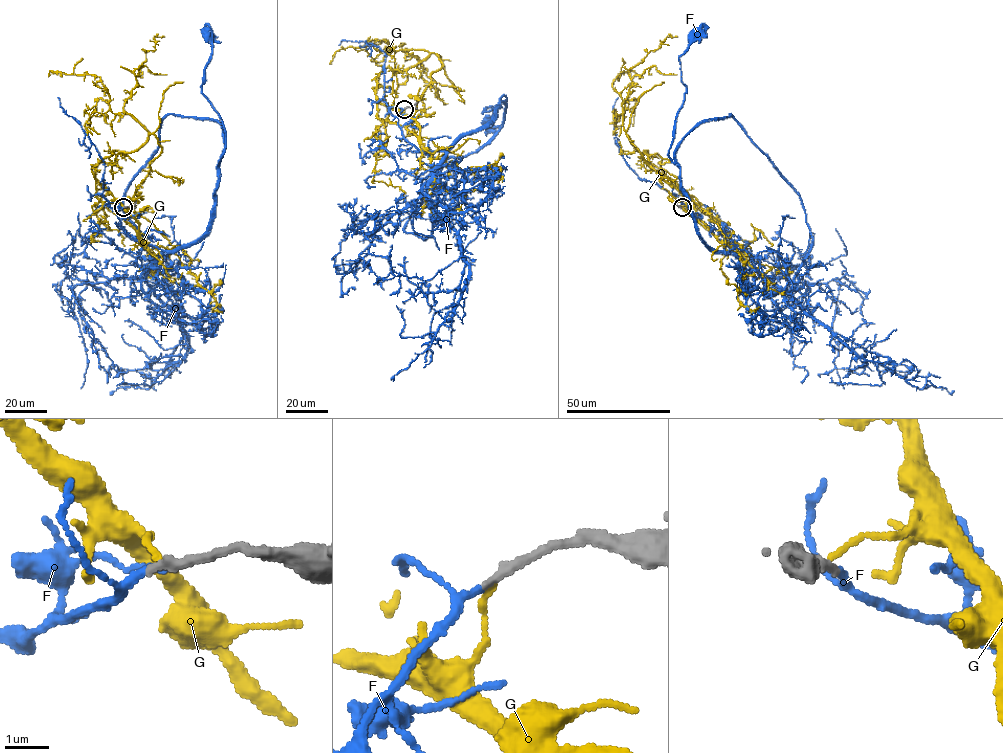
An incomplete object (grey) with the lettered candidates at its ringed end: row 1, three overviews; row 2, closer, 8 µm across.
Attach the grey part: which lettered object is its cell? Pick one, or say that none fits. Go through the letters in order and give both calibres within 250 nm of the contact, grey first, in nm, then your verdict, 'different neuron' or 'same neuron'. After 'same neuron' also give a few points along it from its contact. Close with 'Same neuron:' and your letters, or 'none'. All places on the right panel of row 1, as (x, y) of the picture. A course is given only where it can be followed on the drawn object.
F: calibres 220 and 140 nm; same neuron; course (682, 207), (724, 242), (722, 250), (697, 232), (668, 155), (686, 92), (678, 58), (696, 33)
G: calibres 240 and 110 nm; different neuron
Same neuron: F

